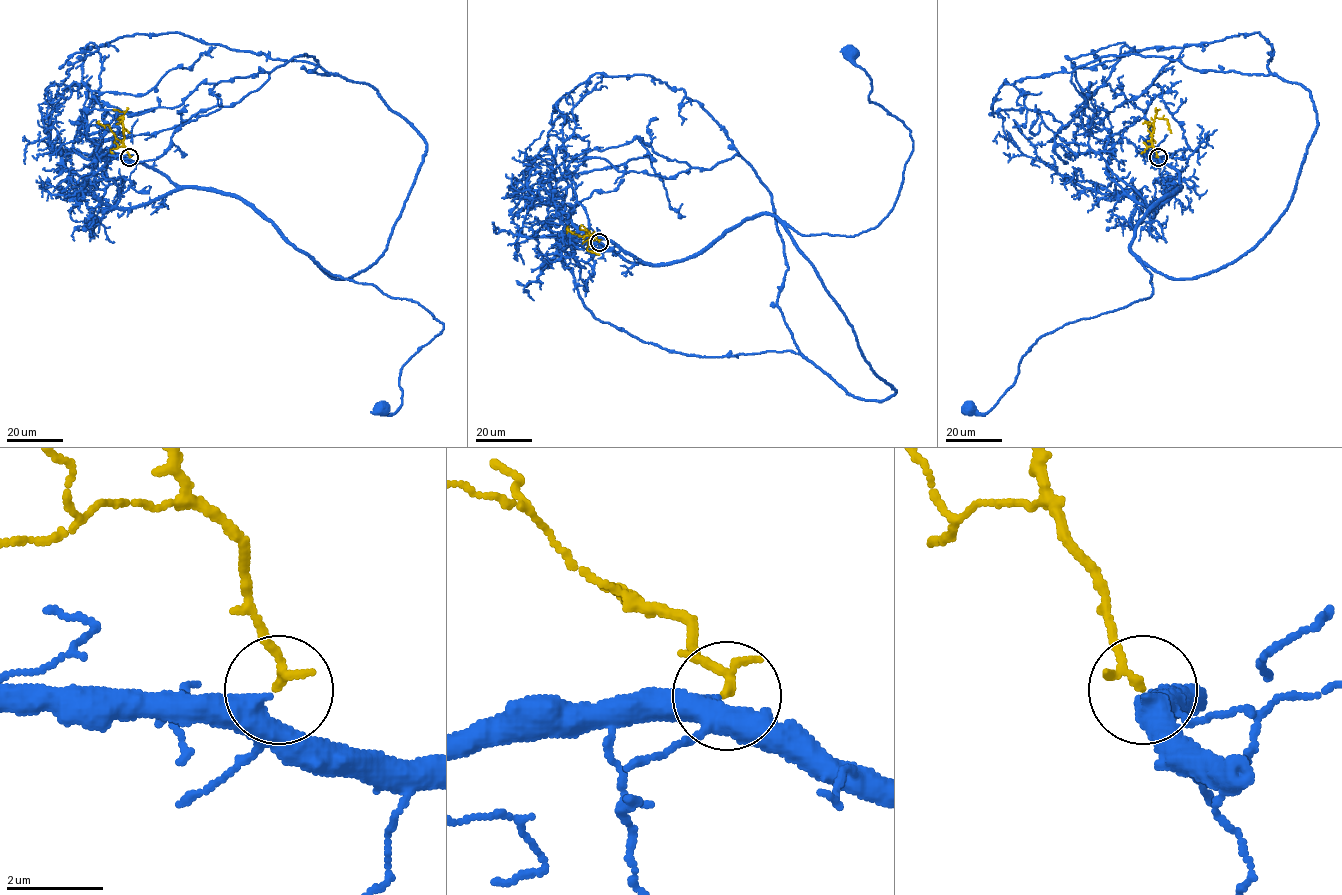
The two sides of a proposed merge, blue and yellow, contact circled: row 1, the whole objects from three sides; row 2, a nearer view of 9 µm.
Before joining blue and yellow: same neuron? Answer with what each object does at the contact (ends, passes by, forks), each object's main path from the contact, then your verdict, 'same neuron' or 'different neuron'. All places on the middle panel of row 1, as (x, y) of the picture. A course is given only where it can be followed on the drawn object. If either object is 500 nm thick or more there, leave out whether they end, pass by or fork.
blue passes by; yellow ends; course blue (598, 241), (631, 262), (672, 263), (764, 213), (802, 235), (874, 229), (913, 141), (869, 100), (853, 50); course yellow (599, 241), (593, 235), (587, 249), (599, 255); same neuron

